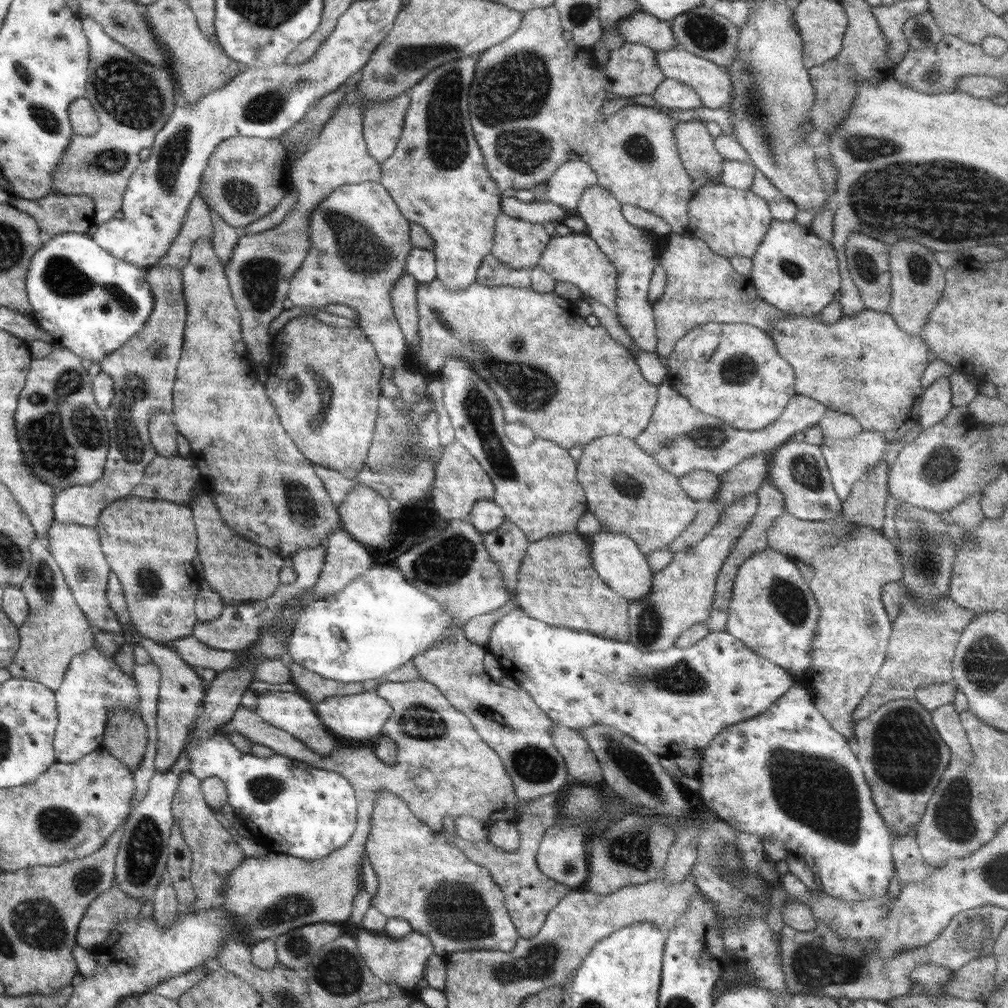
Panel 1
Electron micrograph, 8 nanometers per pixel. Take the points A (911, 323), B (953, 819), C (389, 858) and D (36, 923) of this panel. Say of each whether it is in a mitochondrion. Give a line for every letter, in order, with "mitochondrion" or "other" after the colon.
A: other
B: mitochondrion
C: other
D: mitochondrion

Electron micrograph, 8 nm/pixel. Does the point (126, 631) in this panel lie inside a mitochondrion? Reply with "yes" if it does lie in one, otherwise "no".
no

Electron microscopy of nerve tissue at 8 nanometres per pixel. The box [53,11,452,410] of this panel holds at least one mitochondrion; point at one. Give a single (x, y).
(129, 92)

